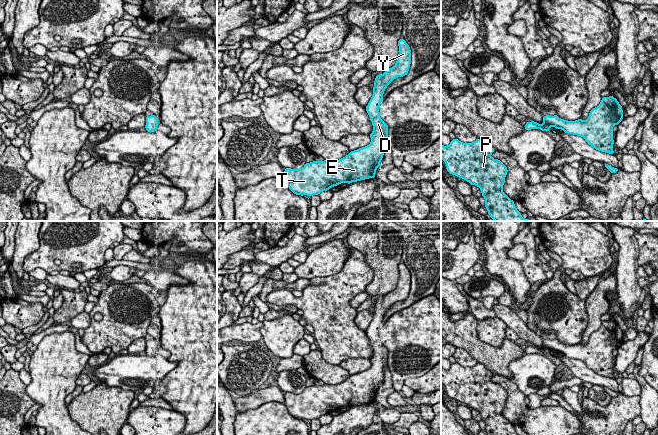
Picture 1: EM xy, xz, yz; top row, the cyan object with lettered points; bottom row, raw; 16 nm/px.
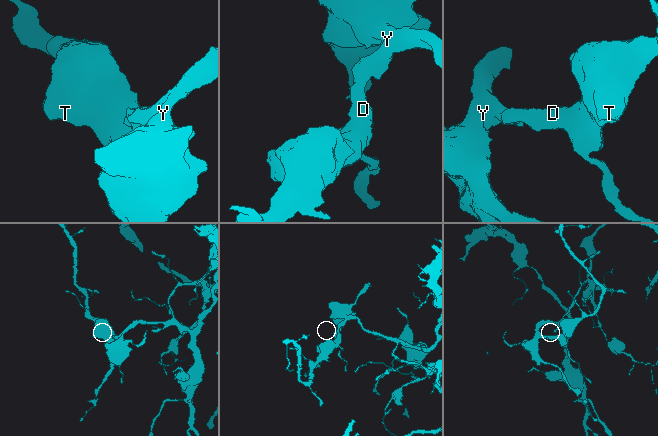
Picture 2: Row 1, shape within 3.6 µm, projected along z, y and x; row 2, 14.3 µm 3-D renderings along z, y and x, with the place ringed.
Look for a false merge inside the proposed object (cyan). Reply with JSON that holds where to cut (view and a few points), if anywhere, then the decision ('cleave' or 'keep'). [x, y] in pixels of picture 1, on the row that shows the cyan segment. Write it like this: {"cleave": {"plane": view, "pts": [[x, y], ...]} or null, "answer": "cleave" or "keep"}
{"cleave": null, "answer": "keep"}

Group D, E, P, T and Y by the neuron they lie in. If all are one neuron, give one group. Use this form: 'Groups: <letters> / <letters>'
Groups: D E P T Y

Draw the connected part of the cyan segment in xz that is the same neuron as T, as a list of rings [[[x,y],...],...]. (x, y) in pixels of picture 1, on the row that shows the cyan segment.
[[[404,39],[398,41],[399,54],[396,64],[384,71],[382,75],[378,74],[374,81],[373,95],[366,106],[366,111],[373,125],[373,131],[369,135],[371,143],[368,146],[351,151],[342,159],[336,161],[324,160],[306,163],[301,169],[286,168],[284,171],[284,180],[289,189],[296,195],[313,196],[323,191],[339,185],[340,183],[352,183],[369,178],[374,178],[377,168],[380,166],[381,159],[384,155],[384,144],[388,140],[388,125],[380,118],[380,103],[383,101],[383,94],[387,86],[396,78],[408,74],[411,64],[411,50]]]

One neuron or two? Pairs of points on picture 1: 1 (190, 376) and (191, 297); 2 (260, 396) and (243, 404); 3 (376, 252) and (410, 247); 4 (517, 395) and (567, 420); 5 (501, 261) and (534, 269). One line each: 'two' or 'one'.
1: one
2: one
3: two
4: one
5: two

